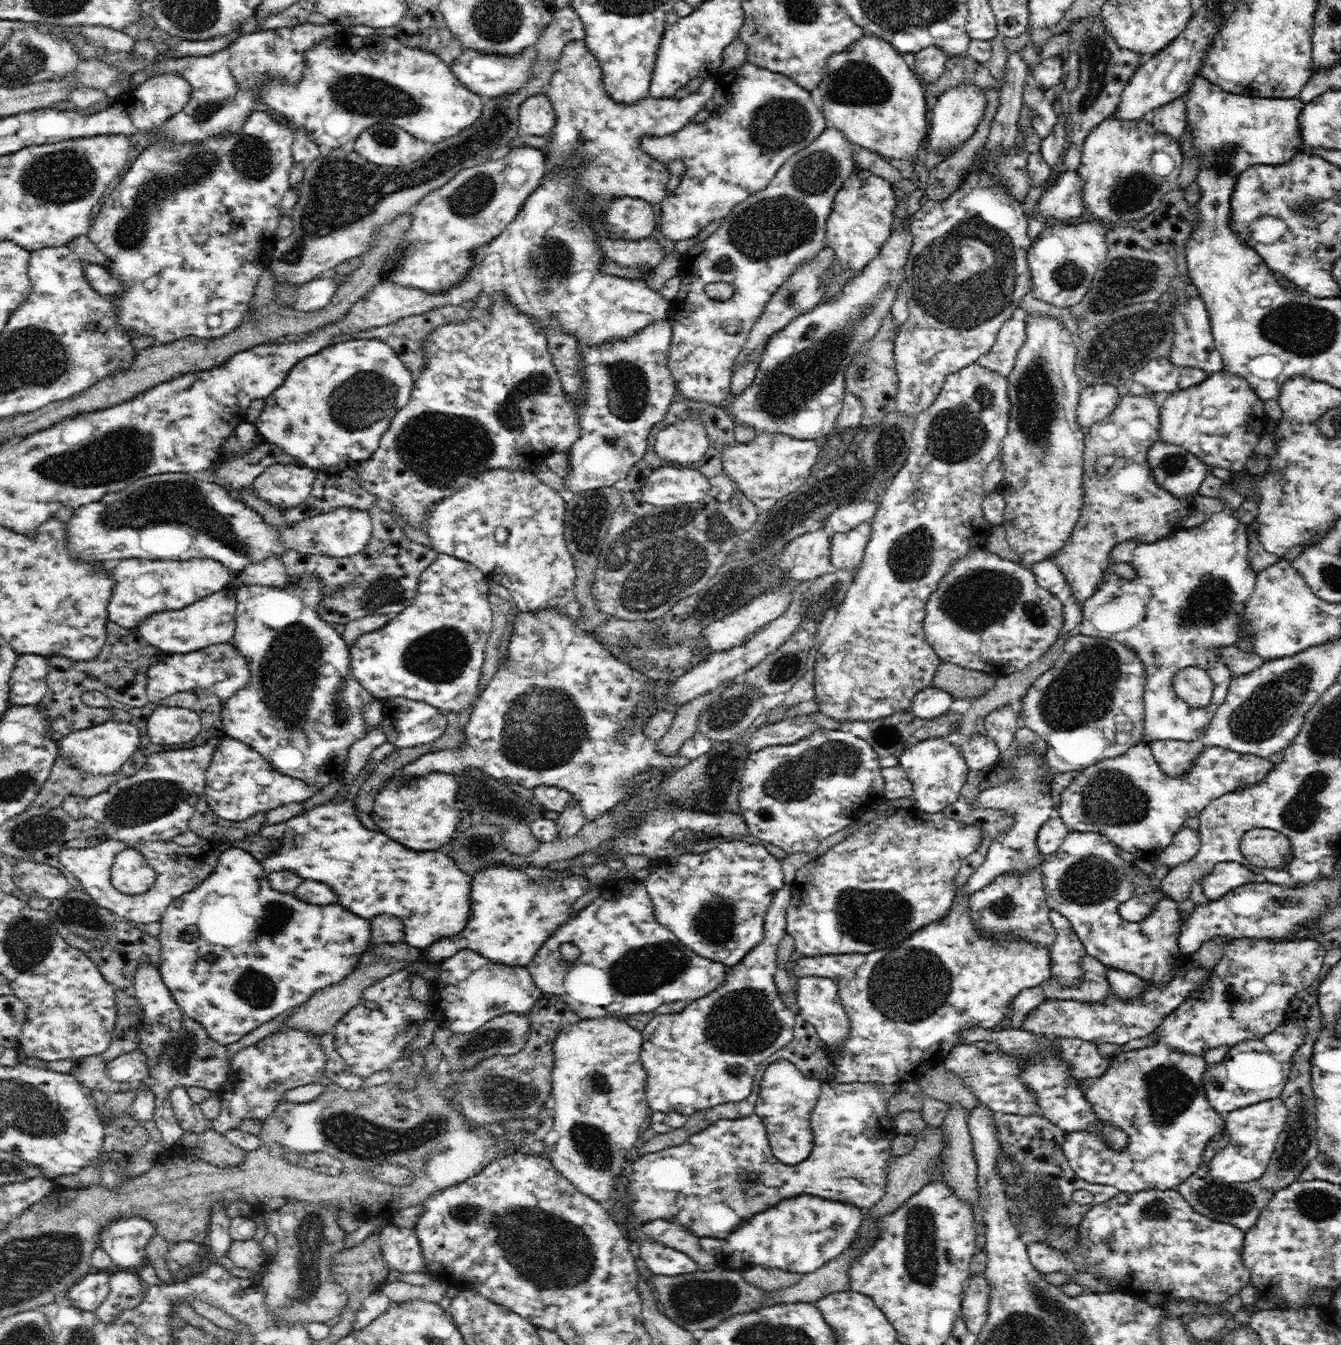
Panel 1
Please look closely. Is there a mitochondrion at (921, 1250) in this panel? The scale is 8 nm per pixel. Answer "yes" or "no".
yes

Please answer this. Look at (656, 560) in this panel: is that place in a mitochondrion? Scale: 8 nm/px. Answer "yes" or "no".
yes

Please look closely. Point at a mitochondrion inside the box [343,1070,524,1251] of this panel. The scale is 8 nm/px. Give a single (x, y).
(463, 1213)

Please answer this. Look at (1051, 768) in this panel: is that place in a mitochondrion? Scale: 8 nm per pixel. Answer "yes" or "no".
no

